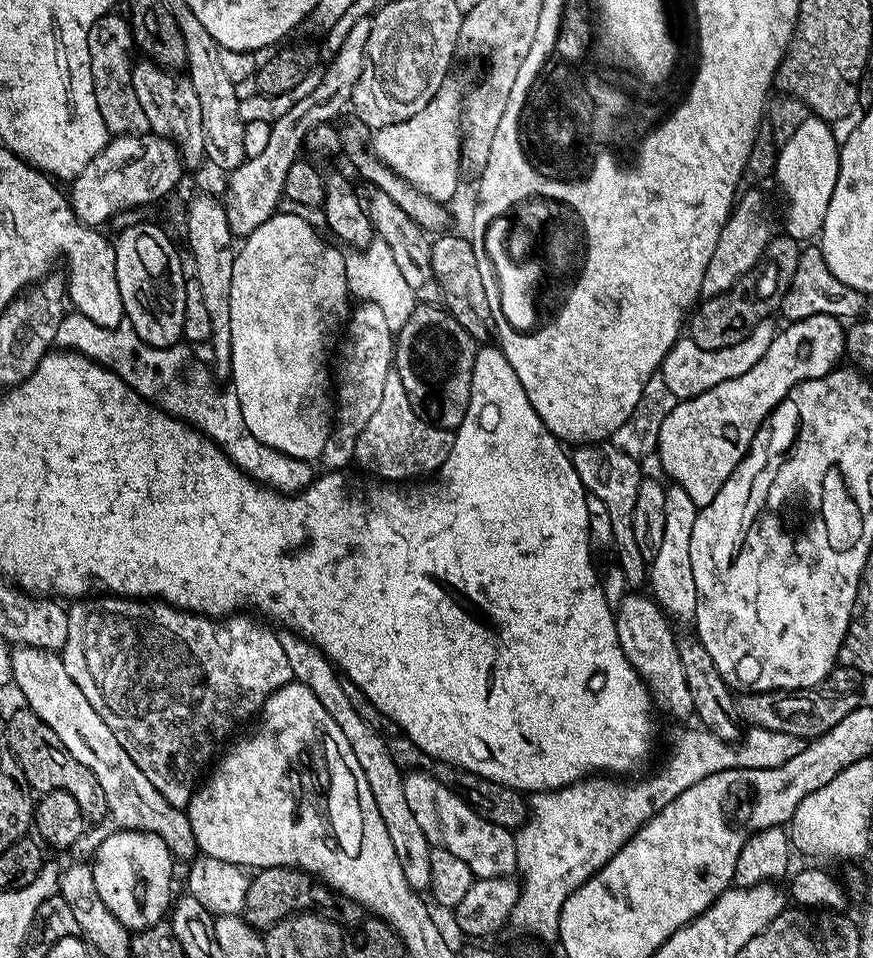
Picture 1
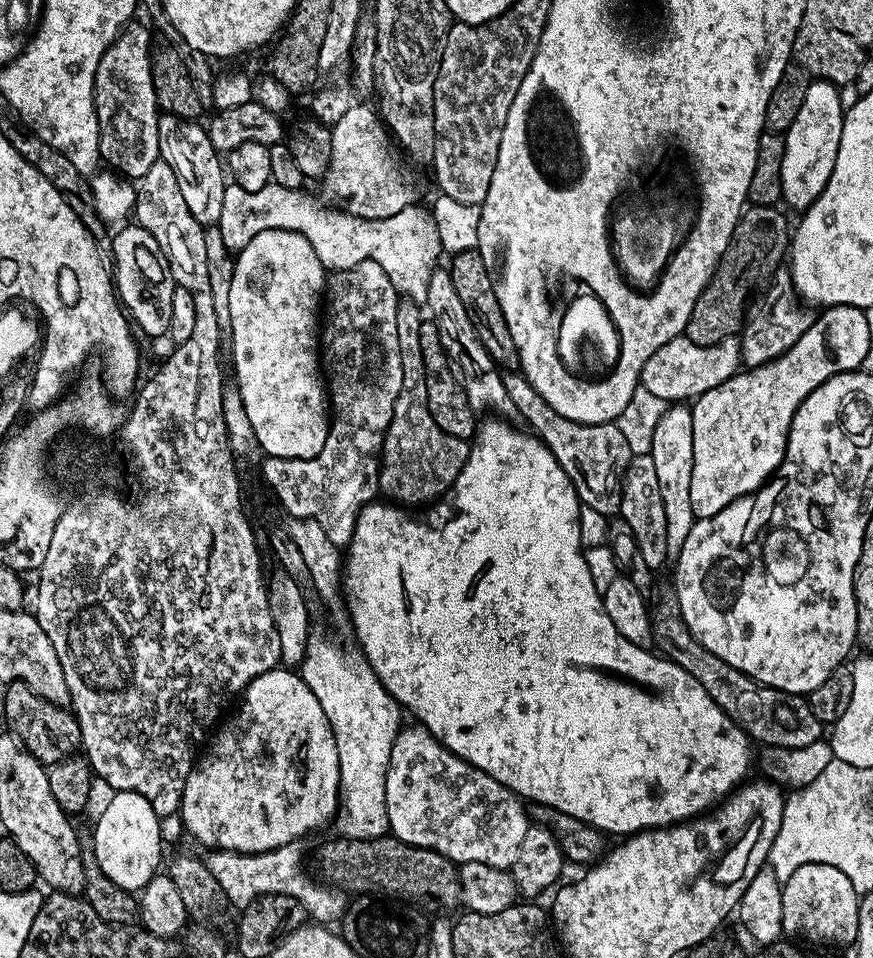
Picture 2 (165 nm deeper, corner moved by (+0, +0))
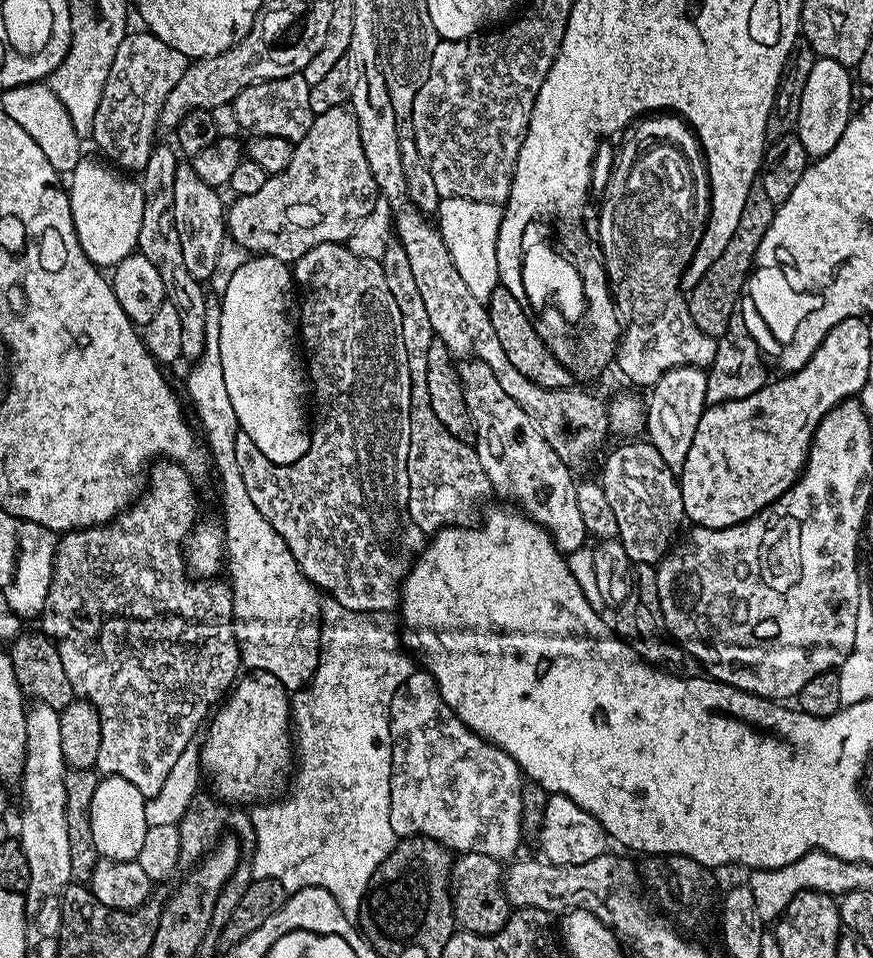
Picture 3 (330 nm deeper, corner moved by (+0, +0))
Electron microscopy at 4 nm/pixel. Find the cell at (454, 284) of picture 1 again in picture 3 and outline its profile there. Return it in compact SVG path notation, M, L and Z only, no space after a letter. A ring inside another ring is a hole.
M497 286L490 294L486 307L490 326L494 326L494 334L498 334L498 342L502 342L502 350L506 350L506 358L510 358L510 363L513 364L514 370L518 370L518 374L523 374L530 378L530 382L543 388L573 387L572 371L562 366L558 358L554 358L554 354L544 345L542 338L534 330L532 320L524 313L523 303L516 300L514 294L510 294L510 290Z

